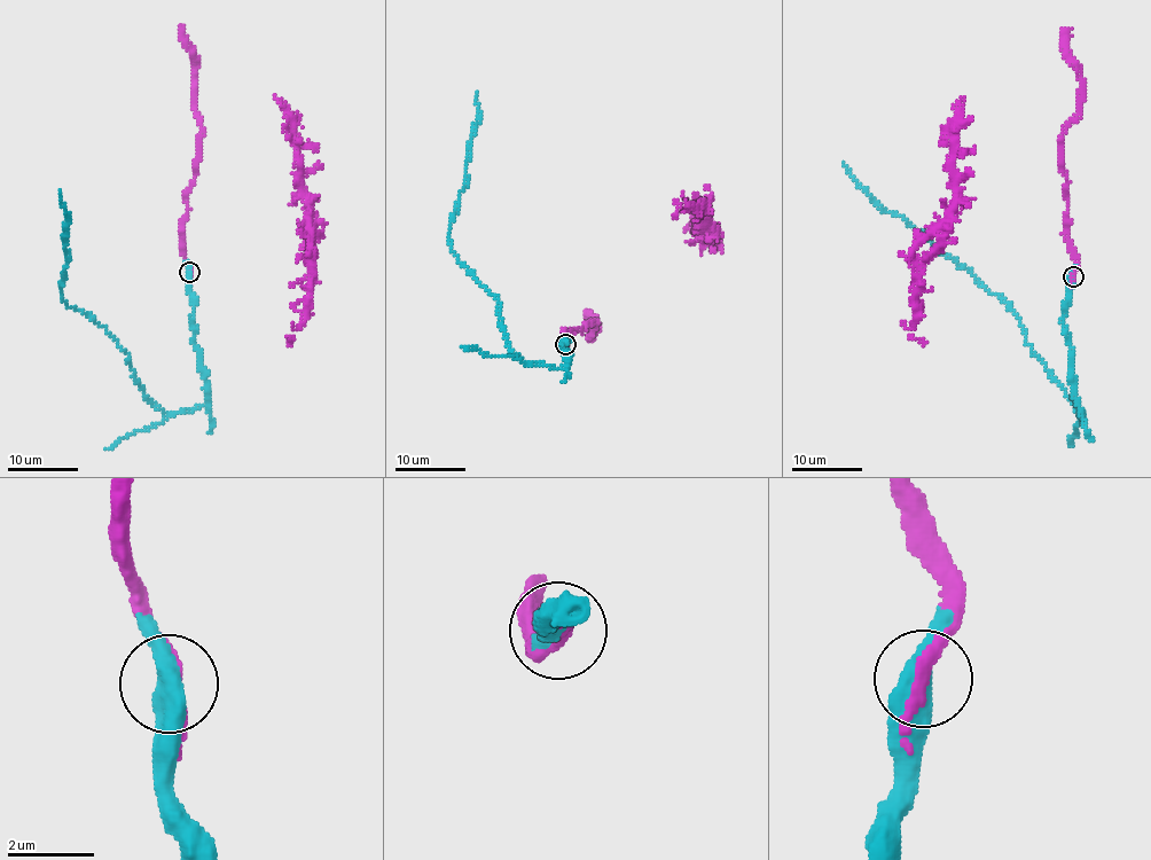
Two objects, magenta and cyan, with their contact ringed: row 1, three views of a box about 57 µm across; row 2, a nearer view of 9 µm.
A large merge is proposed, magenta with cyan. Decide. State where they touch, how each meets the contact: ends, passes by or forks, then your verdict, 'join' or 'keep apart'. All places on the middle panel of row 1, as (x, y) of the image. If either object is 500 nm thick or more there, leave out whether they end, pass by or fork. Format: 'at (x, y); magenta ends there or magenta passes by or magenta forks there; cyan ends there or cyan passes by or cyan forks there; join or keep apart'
at (565, 344); join

